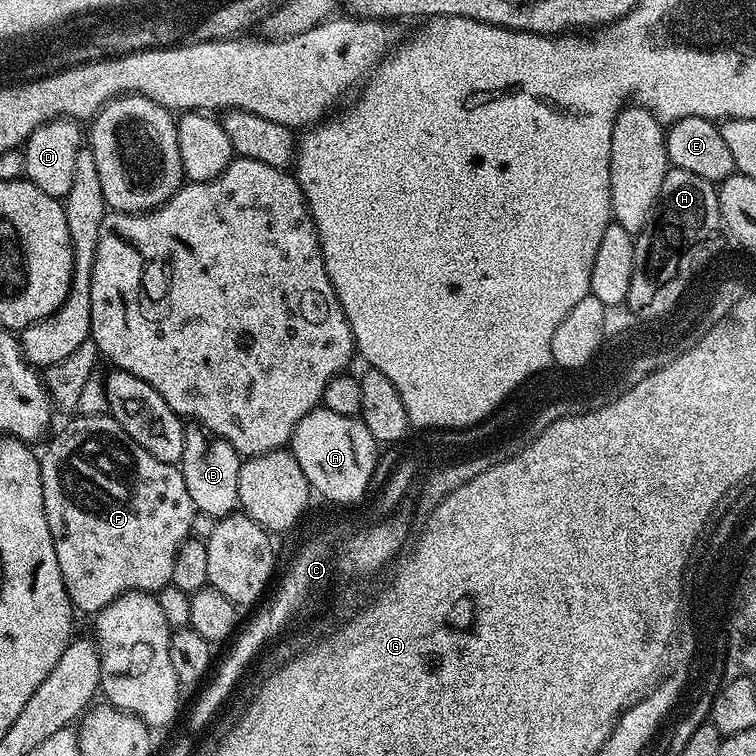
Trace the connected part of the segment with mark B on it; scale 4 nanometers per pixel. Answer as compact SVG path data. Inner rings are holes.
M188 426L184 429L182 442L182 458L179 470L182 478L186 478L186 491L194 502L197 513L204 512L211 518L231 516L237 511L240 499L238 498L238 474L242 457L239 452L230 446L228 440L210 438L209 433L199 426Z

